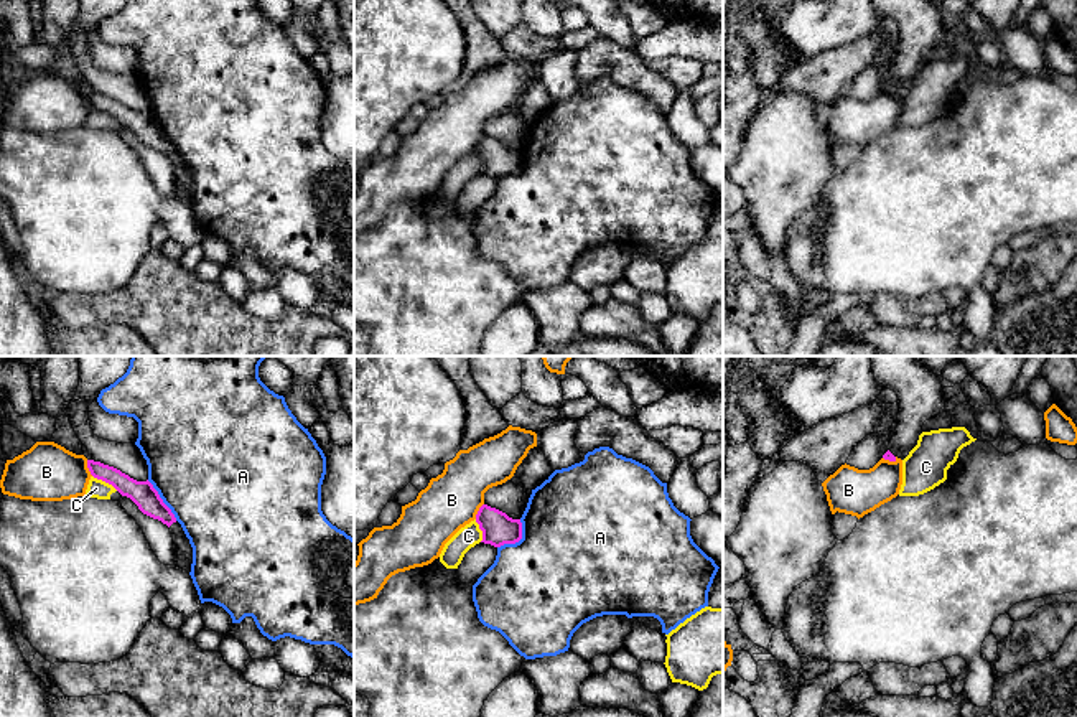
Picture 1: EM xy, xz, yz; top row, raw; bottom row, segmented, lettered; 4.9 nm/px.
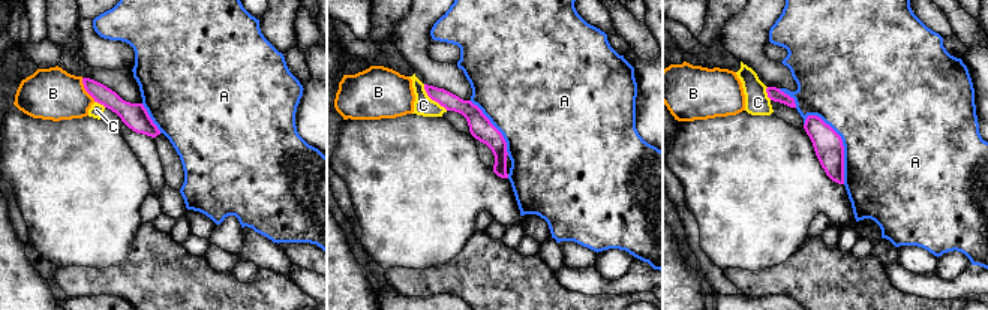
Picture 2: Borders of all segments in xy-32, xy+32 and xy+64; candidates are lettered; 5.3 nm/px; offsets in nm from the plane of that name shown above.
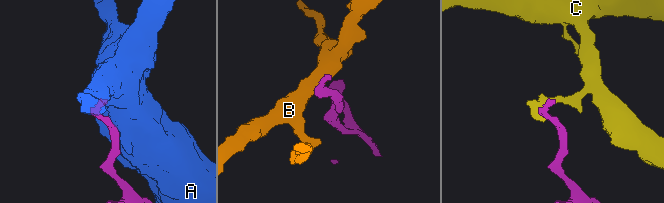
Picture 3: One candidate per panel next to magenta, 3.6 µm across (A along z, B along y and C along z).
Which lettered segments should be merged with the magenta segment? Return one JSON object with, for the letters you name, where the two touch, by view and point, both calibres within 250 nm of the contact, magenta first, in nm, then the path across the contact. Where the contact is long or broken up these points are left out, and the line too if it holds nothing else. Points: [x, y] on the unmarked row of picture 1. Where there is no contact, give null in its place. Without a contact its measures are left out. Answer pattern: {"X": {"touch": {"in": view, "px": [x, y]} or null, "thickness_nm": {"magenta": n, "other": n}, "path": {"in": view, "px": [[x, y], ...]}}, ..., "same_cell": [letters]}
{"same_cell": []}

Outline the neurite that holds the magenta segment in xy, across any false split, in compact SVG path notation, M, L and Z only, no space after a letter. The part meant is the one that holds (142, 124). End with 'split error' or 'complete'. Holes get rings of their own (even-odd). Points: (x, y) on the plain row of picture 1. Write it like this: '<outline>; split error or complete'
M87 91L87 99L94 109L112 115L122 127L130 129L143 145L161 152L168 158L176 153L175 145L148 110L137 112L120 101L94 91Z; complete

